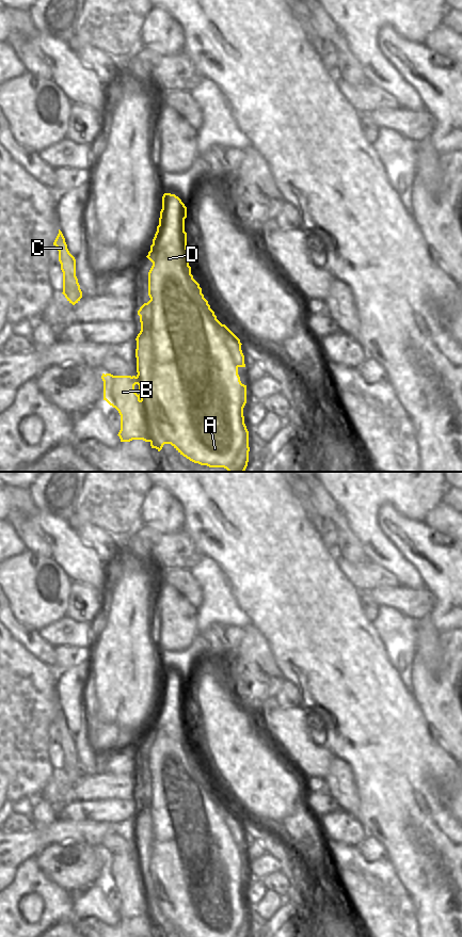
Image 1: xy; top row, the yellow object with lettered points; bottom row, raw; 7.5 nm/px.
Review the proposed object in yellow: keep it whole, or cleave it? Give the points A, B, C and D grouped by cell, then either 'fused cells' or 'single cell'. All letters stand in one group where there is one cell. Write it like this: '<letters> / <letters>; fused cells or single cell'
A B D / C; fused cells

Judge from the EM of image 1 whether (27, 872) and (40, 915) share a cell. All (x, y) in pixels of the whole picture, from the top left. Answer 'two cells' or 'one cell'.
one cell

